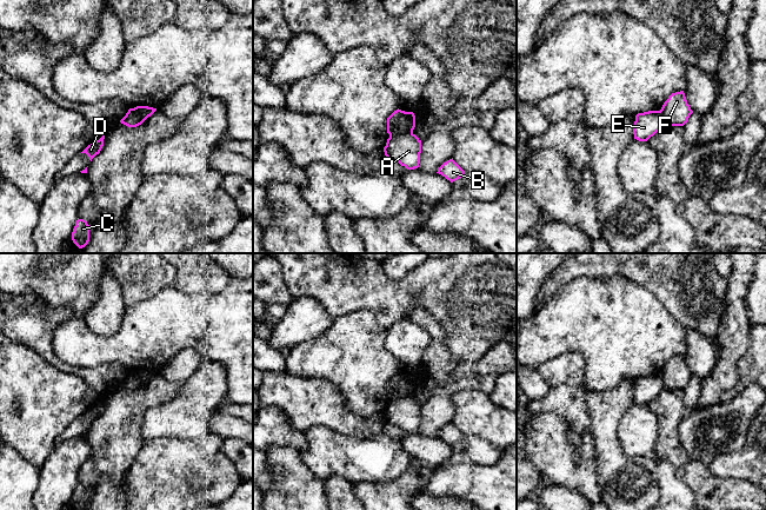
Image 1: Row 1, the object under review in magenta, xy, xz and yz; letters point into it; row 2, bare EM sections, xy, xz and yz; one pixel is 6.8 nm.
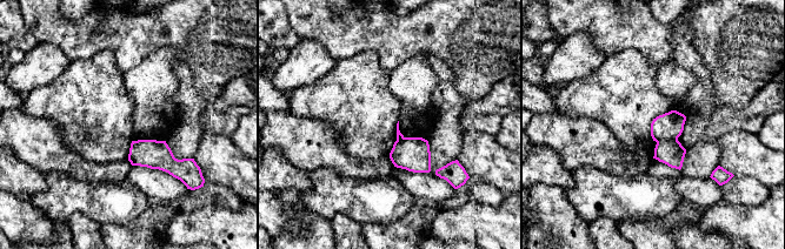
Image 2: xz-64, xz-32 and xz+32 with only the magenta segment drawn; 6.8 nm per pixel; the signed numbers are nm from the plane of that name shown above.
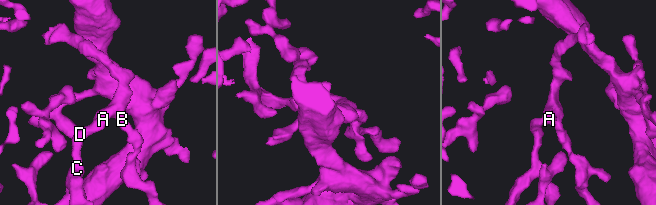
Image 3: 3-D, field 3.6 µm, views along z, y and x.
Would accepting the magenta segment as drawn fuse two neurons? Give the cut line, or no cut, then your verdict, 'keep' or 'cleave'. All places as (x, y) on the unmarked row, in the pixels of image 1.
cut in xz along (412, 395), (390, 401); cleave

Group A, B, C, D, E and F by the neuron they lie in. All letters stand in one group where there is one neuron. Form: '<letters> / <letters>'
A B F / C D E

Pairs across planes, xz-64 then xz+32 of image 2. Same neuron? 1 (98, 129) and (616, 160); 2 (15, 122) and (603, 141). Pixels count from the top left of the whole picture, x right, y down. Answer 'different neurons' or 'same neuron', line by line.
1: different neurons
2: same neuron

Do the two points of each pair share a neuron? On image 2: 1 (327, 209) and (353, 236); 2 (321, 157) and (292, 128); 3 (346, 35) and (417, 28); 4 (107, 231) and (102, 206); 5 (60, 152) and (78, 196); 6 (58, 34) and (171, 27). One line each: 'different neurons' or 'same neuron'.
1: different neurons
2: same neuron
3: same neuron
4: different neurons
5: different neurons
6: same neuron

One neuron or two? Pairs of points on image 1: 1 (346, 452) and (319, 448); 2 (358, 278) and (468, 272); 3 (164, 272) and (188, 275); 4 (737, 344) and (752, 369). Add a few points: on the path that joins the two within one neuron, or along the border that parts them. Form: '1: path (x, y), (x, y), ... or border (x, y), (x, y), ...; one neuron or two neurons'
1: path (339, 452), (328, 452), (326, 450); one neuron
2: path (385, 287), (441, 286); one neuron
3: border (171, 265), (175, 270), (175, 285); two neurons
4: border (750, 328), (748, 348), (738, 363), (737, 382); two neurons

